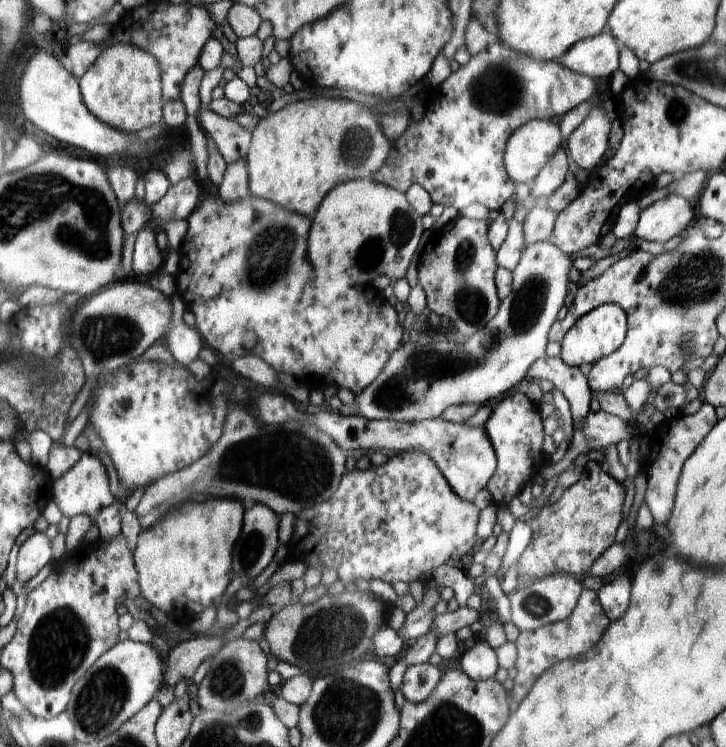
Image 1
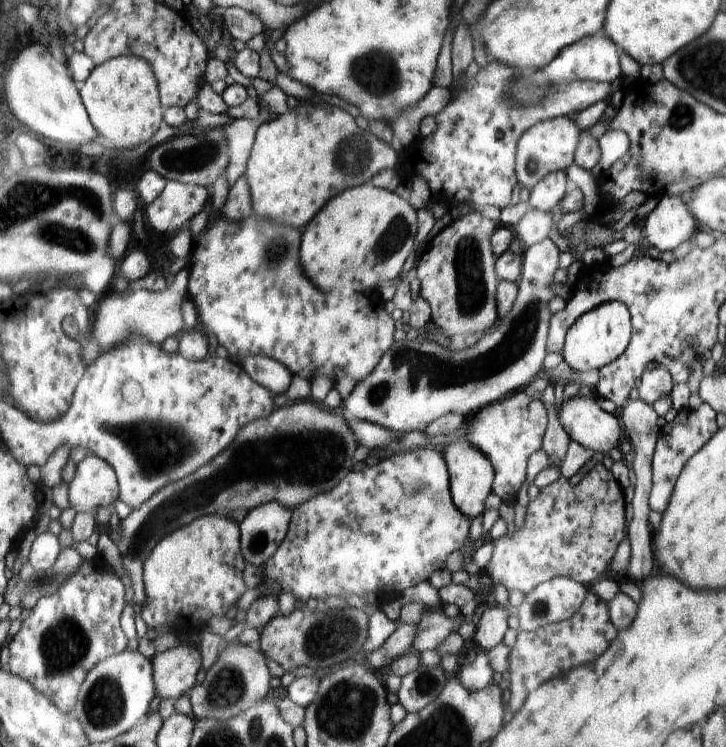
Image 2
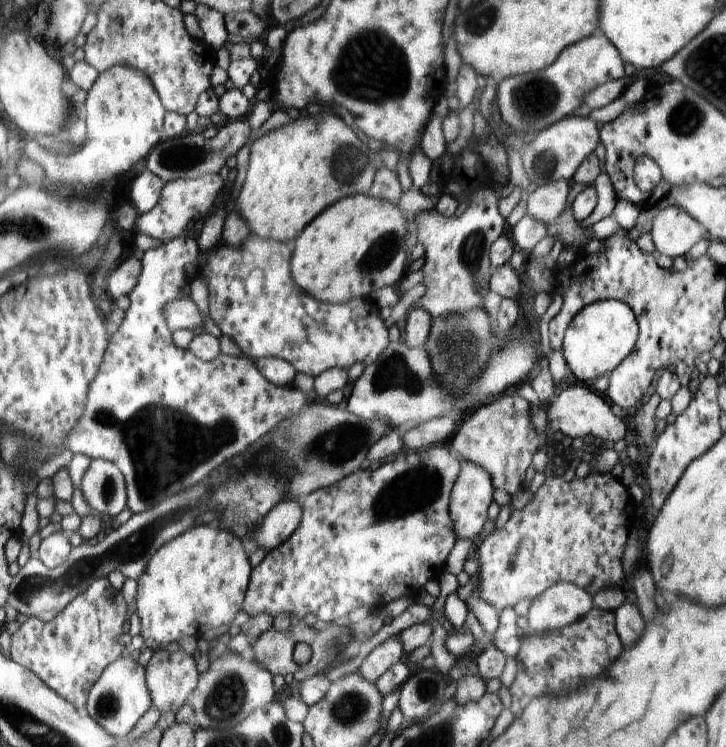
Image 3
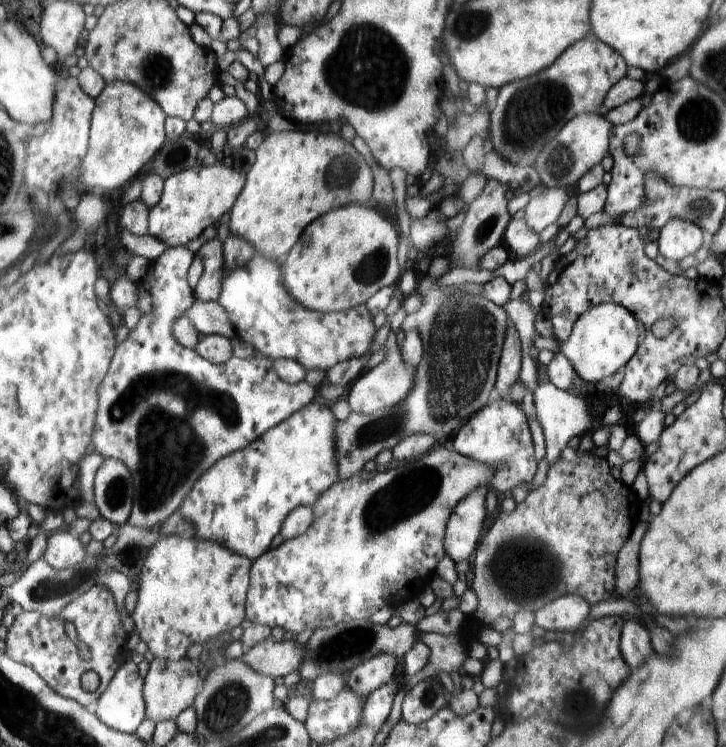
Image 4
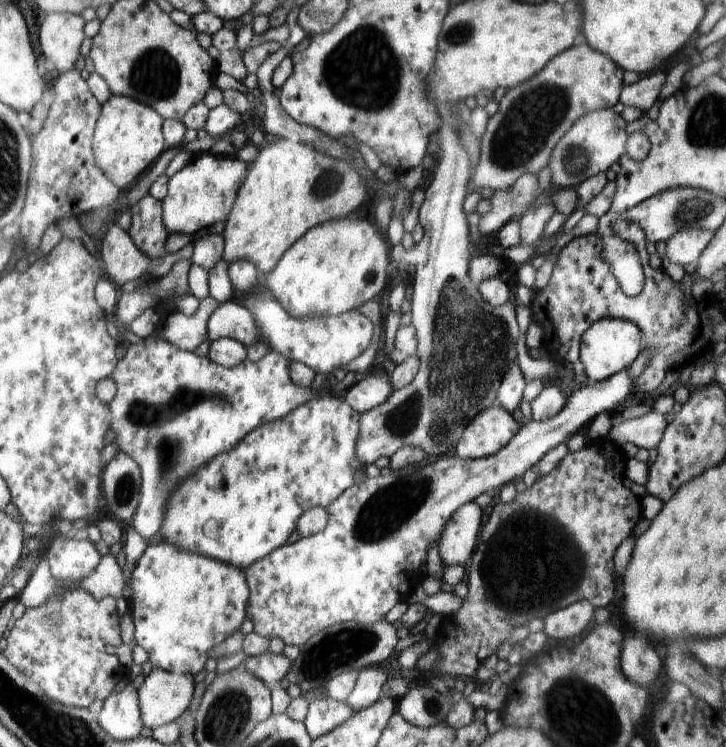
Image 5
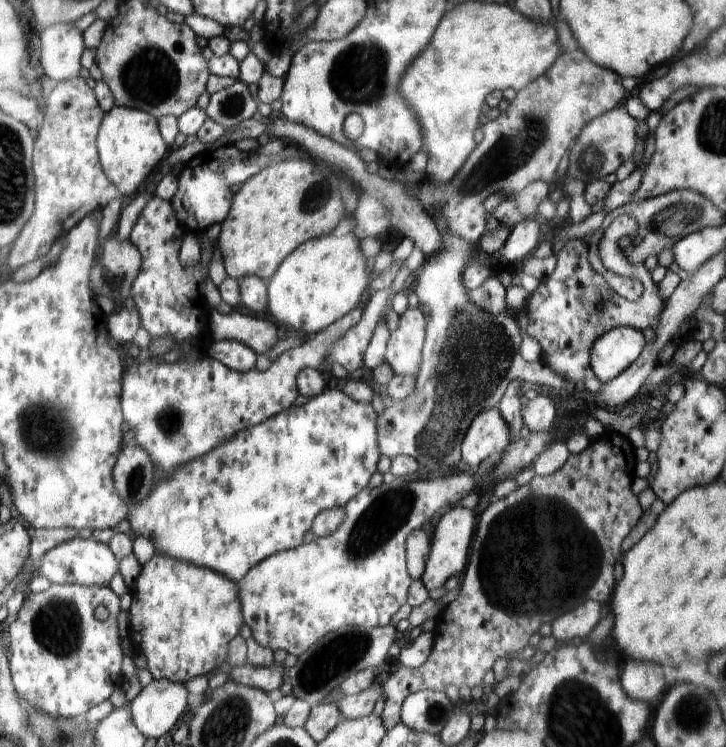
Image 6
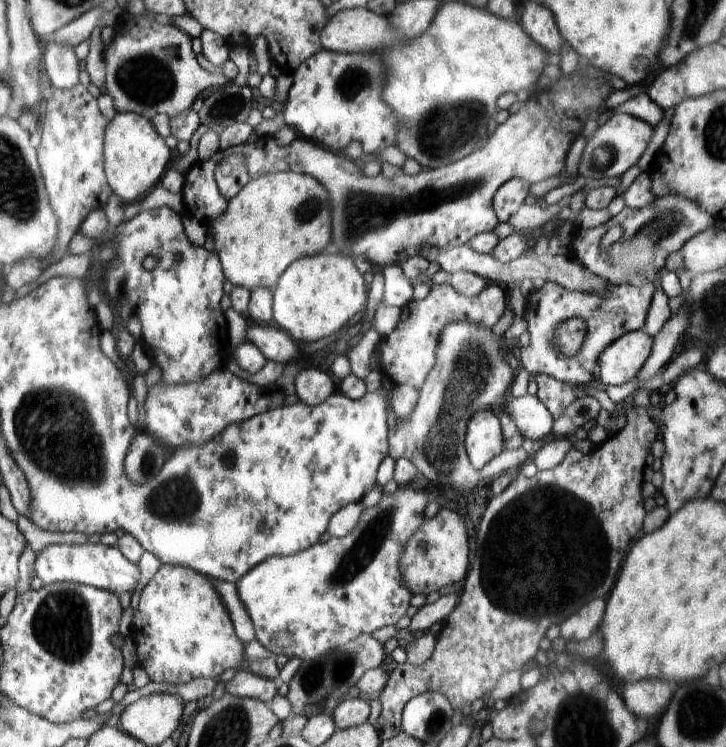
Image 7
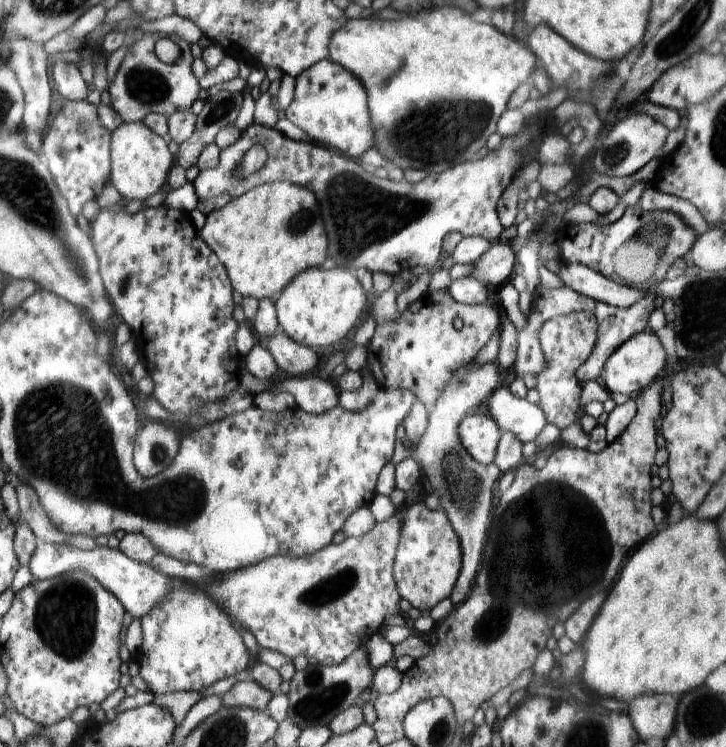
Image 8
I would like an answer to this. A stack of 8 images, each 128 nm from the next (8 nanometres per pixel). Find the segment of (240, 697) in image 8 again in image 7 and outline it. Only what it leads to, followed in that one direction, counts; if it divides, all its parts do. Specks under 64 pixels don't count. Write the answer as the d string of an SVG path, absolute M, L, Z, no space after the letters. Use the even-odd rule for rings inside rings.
M240 669L225 680L225 692L236 697L258 699L270 706L278 684L271 679L256 676L250 670Z

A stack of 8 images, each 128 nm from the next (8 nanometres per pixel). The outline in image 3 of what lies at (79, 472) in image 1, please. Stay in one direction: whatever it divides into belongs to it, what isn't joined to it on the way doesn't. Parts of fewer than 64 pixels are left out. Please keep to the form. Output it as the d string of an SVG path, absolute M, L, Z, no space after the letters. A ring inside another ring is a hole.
M92 459L81 491L94 512L105 518L118 516L127 506L123 474L113 462L104 459Z

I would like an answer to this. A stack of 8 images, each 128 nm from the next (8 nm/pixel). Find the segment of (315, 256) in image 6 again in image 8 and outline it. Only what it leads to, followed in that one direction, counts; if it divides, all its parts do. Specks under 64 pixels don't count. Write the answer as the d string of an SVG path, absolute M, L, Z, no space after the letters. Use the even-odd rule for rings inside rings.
M318 267L303 270L274 300L280 331L296 343L312 349L342 340L354 328L366 304L360 282L348 269L340 267L335 267L332 272L326 272L325 269L322 272L322 268Z

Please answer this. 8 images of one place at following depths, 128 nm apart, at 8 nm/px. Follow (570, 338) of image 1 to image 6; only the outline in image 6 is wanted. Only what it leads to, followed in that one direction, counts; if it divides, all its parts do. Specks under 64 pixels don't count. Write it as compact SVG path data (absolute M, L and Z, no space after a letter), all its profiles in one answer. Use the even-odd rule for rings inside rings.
M616 327L605 332L591 348L591 369L602 383L614 380L638 360L647 346L643 331Z

